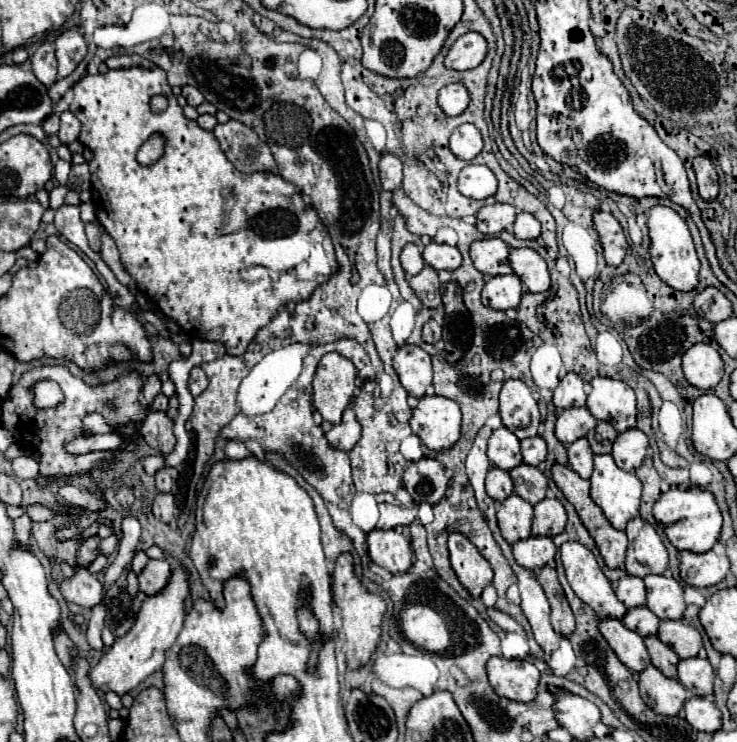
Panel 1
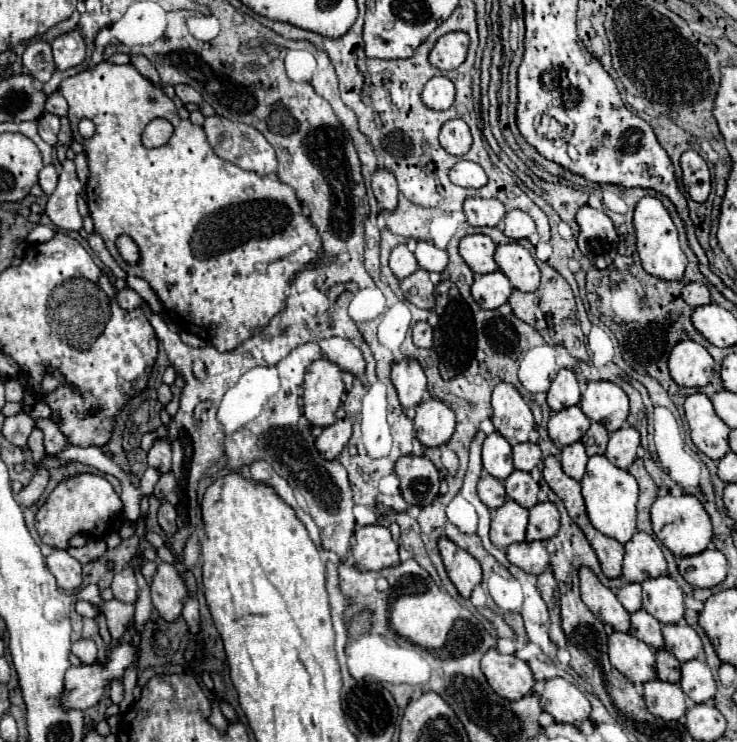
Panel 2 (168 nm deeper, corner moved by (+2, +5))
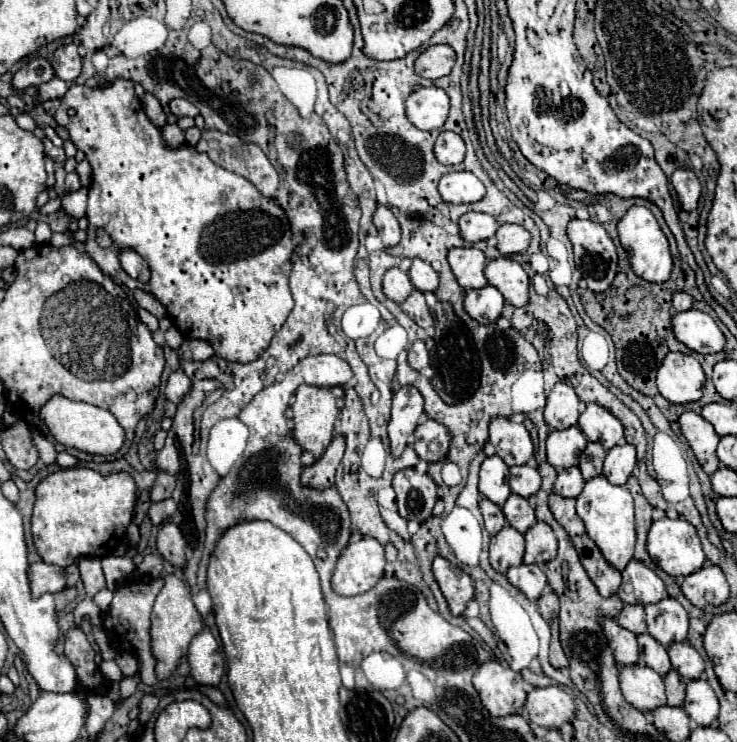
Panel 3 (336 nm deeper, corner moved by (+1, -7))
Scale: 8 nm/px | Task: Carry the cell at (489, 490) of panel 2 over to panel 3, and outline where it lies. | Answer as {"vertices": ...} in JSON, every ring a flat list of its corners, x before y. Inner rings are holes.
{"vertices":[[483,498,479,502,479,508,481,508,481,514,483,514,483,520,485,520,485,528,491,536,495,536,503,526,505,526,505,516,503,516,503,510,493,504,491,500]]}

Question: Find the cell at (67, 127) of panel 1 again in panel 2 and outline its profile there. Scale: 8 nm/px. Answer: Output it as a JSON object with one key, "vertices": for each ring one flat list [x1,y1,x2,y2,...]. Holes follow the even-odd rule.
{"vertices":[[52,94,52,96,48,96,48,100,46,100,46,112,50,112,50,114,56,114,56,116,66,116,66,112,68,112,68,104,66,104,66,100,60,96,60,94]]}

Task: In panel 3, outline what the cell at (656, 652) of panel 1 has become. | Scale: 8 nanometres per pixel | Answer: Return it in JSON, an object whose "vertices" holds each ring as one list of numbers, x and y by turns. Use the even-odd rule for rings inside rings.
{"vertices":[[671,670,665,676,665,690,667,690,667,704,669,706,681,706,685,700,685,680]]}

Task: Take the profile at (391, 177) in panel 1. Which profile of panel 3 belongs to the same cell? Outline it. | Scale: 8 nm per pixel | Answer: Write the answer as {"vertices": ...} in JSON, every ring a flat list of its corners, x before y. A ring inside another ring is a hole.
{"vertices":[[379,206,375,212,375,226,379,230,379,236,383,240,383,248,393,248,395,244,399,244,401,238,401,228,397,218,393,216,393,212,387,206]]}

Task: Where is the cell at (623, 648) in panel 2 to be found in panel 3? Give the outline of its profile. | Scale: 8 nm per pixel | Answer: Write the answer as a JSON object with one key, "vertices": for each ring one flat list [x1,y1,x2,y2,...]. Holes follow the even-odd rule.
{"vertices":[[645,664,621,666,619,682,625,700,643,714,667,704,663,678]]}

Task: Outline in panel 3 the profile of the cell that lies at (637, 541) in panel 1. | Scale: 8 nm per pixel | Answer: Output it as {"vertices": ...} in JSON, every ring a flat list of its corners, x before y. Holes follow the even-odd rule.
{"vertices":[[631,560,627,568,621,572,621,576,623,576,623,582,619,586,617,596,625,604,645,606,645,604,655,604,667,596,661,578,637,560]]}

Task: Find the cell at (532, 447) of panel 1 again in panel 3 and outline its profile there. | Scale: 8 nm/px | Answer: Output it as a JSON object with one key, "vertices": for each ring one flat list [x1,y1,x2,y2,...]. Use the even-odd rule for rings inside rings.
{"vertices":[[513,466,509,470,509,488,513,494,529,498,541,488,541,476,531,466]]}

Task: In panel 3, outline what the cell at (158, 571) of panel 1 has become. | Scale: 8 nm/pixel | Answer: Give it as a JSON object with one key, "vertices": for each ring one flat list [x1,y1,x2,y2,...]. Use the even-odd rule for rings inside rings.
{"vertices":[[169,574,165,576,165,584,155,598,153,612,151,612,151,652,157,660,155,674,159,680,171,676,171,672,179,666,181,658,187,654,189,642,203,630,203,620,191,600,191,592,181,576]]}

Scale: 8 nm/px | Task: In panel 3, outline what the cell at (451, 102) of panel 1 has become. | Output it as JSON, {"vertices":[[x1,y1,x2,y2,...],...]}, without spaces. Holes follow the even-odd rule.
{"vertices":[[437,86,417,88,405,100,407,118,419,130,439,130,449,114,449,96]]}

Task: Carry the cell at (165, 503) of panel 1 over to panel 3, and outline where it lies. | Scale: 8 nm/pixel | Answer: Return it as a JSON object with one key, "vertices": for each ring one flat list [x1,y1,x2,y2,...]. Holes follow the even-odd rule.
{"vertices":[[165,522,159,530,159,536,157,536,159,554,169,564,183,570,185,568,185,546,187,546,187,542,185,542,181,530,173,522]]}

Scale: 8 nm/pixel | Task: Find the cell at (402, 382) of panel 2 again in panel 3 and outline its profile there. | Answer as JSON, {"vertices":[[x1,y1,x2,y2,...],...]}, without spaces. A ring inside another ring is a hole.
{"vertices":[[405,386,393,394,393,410,387,424,389,450,393,458,399,458,405,446,413,440,413,432,423,414,423,396,415,386]]}

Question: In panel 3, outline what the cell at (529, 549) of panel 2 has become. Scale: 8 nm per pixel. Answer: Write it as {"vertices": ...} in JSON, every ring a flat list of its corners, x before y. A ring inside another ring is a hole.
{"vertices":[[521,564,521,566,513,566,507,570,507,580,521,590,531,602,537,602,539,596,543,594,545,586,547,586,547,578,543,574,543,570,537,564]]}

